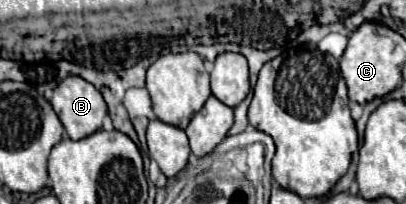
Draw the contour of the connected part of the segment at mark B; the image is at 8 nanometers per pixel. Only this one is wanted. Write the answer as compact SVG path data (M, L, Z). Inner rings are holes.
M81 76L63 78L53 90L51 106L73 140L97 132L107 114L101 92Z

